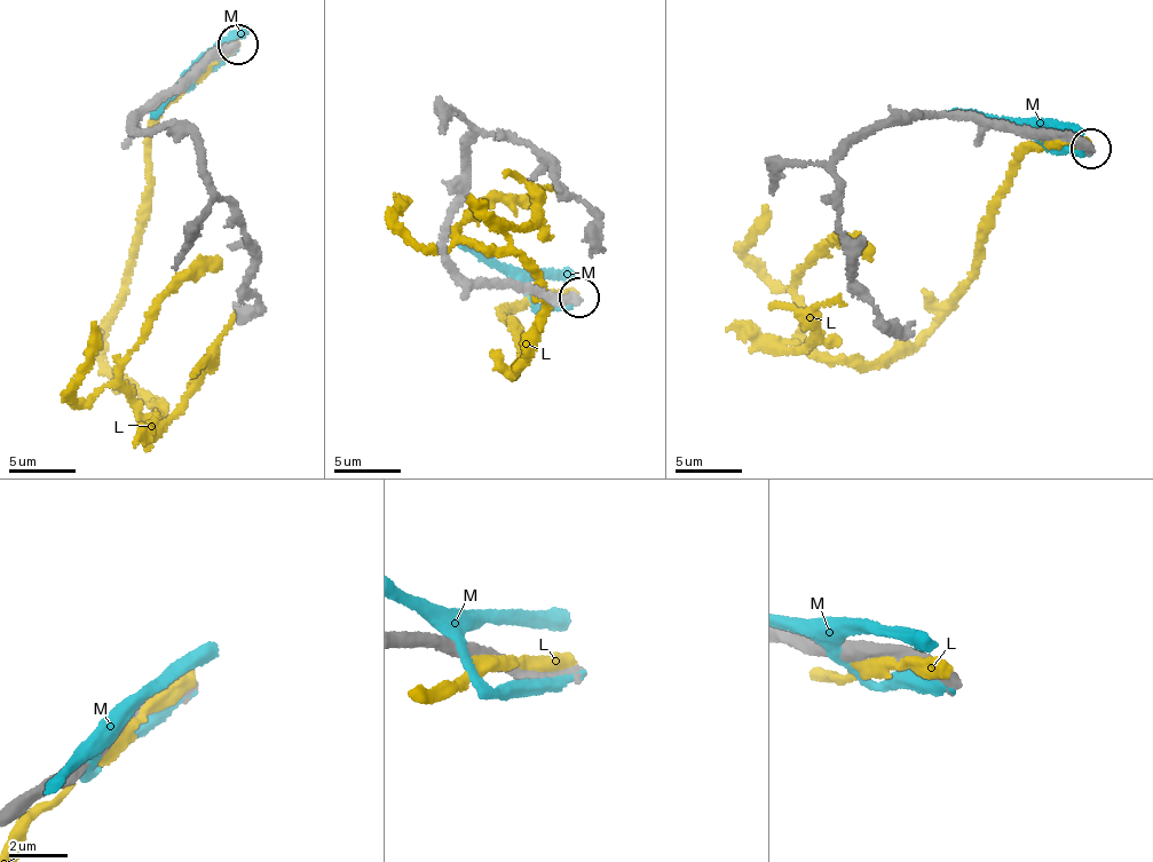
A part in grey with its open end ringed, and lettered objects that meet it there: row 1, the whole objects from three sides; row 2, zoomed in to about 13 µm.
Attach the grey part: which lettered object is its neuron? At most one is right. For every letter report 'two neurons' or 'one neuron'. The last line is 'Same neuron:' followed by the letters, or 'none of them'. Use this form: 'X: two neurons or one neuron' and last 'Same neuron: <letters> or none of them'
L: two neurons
M: two neurons
Same neuron: none of them

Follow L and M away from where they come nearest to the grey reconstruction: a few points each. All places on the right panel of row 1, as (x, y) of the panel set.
L: (1074, 142), (1016, 161), (978, 273), (929, 333), (874, 362), (828, 360), (796, 276), (842, 238), (871, 251)
M: (1084, 148), (1066, 142), (1052, 150), (1024, 126), (948, 113)

